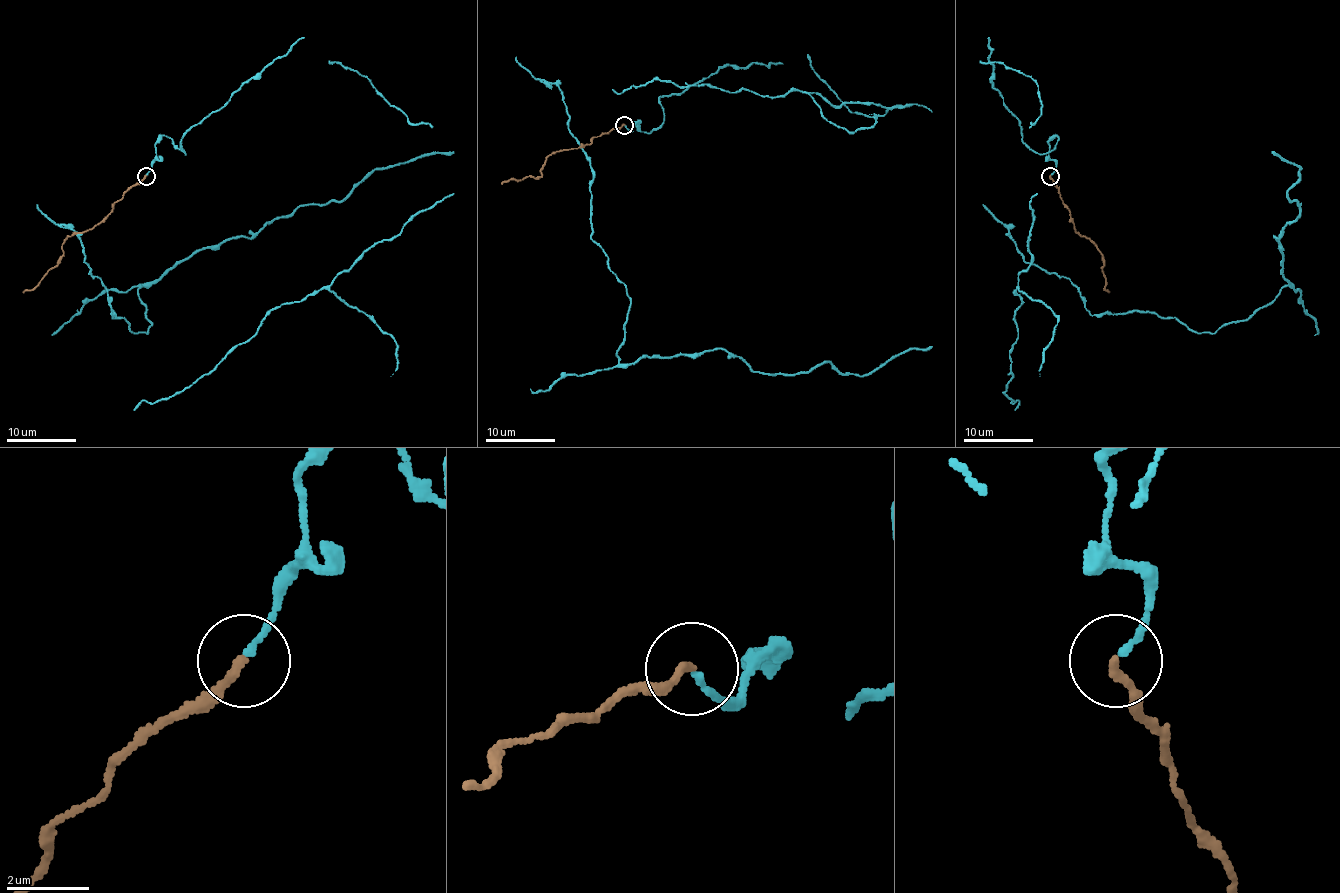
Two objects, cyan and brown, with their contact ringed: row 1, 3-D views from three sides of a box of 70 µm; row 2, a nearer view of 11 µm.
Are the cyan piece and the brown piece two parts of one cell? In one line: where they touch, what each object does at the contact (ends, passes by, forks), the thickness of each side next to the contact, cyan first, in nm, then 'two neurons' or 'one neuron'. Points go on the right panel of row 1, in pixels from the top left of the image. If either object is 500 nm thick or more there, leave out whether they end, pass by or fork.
at (1050, 176); cyan ends there; brown ends there; 150 nm thick on the cyan side, 200 nm on the other; one neuron

